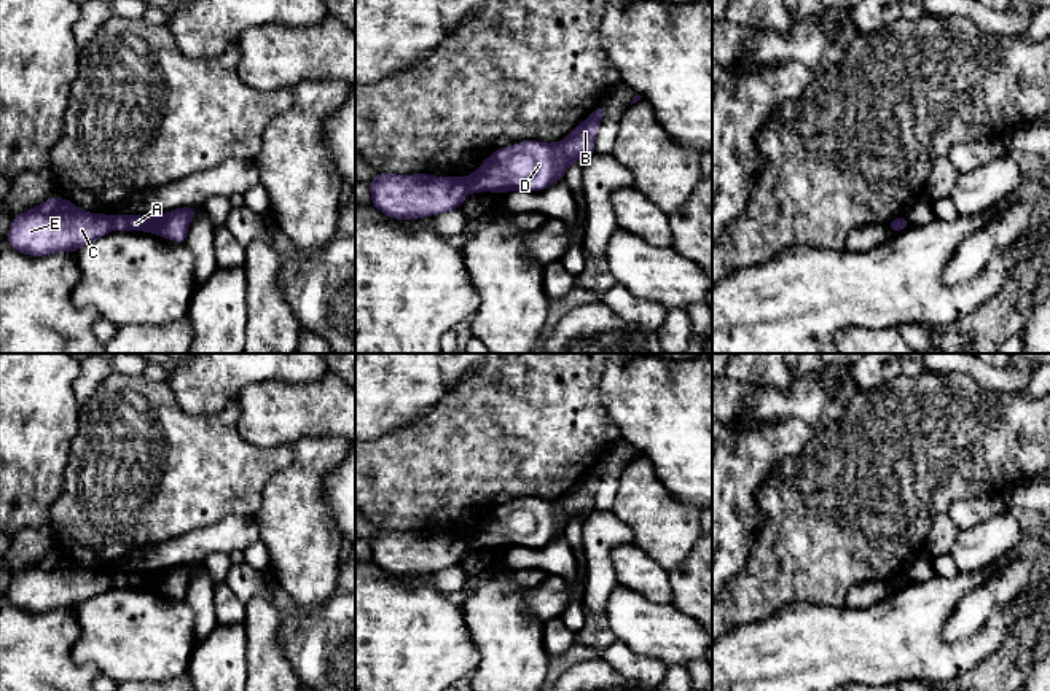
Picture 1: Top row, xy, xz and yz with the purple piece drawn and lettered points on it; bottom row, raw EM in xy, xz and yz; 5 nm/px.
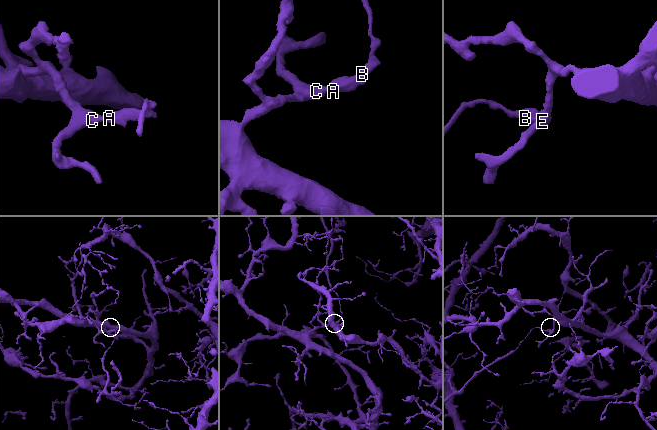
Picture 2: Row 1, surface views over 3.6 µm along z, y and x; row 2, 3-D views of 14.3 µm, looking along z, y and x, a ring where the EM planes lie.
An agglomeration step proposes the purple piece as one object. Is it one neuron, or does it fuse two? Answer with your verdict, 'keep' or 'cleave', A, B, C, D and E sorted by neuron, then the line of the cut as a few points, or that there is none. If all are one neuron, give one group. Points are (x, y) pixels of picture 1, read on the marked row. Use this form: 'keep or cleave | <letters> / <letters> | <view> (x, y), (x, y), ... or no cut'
cleave | A B D / C E | xy (110, 217), (113, 228)

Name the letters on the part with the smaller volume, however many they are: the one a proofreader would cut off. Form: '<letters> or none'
A, B, D

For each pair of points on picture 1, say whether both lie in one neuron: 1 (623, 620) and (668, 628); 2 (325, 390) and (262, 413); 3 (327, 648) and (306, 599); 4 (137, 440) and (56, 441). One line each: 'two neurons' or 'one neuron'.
1: one neuron
2: one neuron
3: two neurons
4: two neurons

